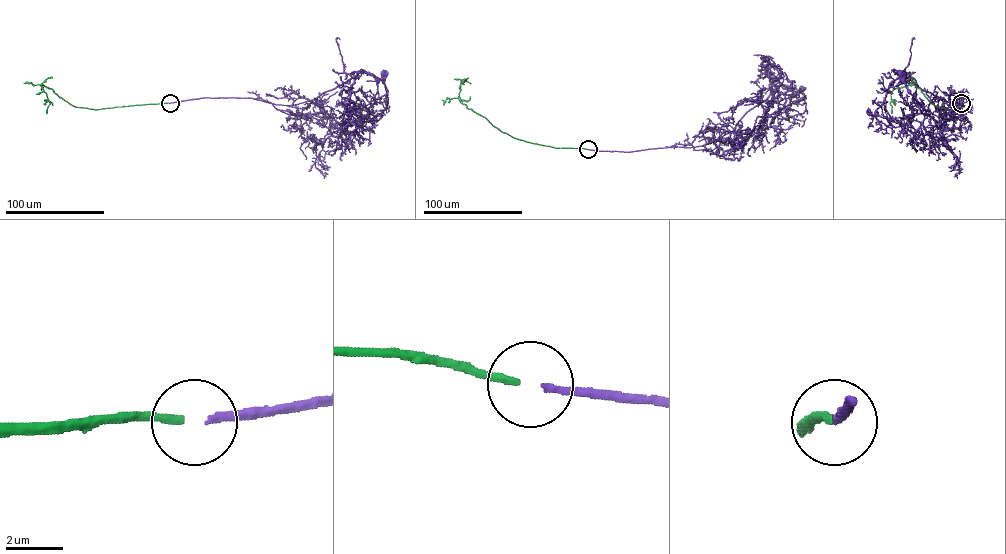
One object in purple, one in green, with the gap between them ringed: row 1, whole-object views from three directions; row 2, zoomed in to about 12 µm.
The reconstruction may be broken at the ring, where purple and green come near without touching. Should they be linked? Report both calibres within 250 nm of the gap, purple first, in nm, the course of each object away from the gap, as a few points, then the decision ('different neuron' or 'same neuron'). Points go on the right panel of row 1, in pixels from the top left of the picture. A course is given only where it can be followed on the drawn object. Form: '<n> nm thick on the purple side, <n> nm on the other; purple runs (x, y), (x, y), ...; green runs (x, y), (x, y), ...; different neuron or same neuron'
240 nm thick on the purple side, 280 nm on the other; purple runs (961, 103), (964, 97), (955, 105), (942, 99), (946, 126), (940, 131), (940, 117), (919, 105), (901, 73); green runs (961, 103), (951, 109), (938, 107), (929, 101), (921, 89), (908, 84), (892, 91), (891, 113); same neuron

